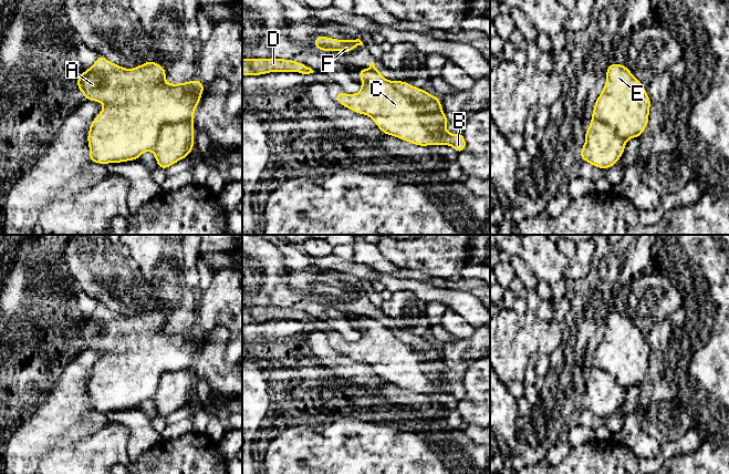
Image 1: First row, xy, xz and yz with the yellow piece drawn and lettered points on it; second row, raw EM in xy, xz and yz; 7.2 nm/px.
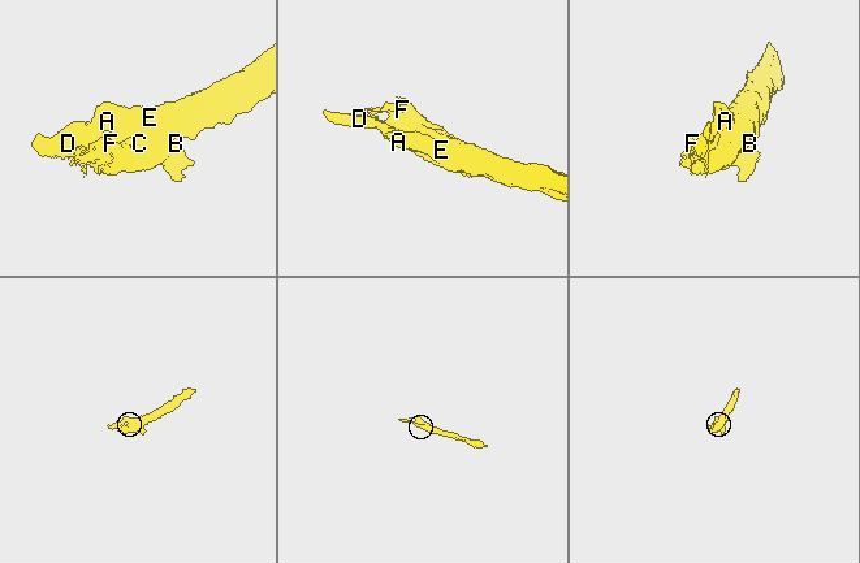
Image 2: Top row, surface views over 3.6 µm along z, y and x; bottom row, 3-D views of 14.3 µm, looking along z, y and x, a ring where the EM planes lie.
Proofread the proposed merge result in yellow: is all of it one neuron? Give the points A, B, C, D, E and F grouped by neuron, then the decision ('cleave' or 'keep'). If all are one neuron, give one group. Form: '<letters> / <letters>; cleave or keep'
A C D E / B F; cleave

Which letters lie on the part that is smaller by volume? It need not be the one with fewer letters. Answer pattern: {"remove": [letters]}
{"remove": ["B", "F"]}

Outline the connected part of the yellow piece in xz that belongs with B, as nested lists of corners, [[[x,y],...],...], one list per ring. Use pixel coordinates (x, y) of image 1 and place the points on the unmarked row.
[[[395,328],[393,329],[393,333],[415,351],[421,351],[425,358],[430,361],[429,364],[426,364],[426,370],[434,382],[440,382],[458,402],[466,398],[467,392],[464,382],[450,382],[446,378],[449,368],[444,365],[441,350],[437,344],[431,343],[420,336],[410,333],[409,330]]]

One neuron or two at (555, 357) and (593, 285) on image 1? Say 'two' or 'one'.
one

